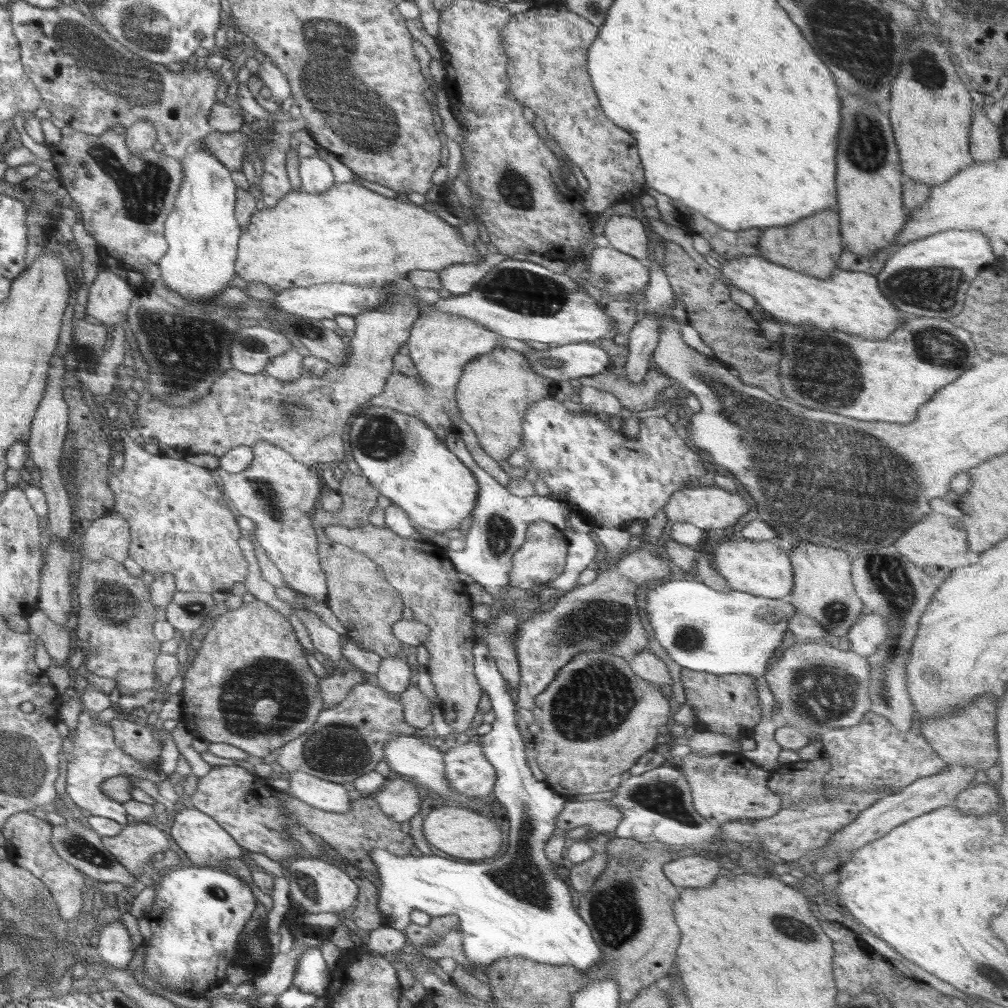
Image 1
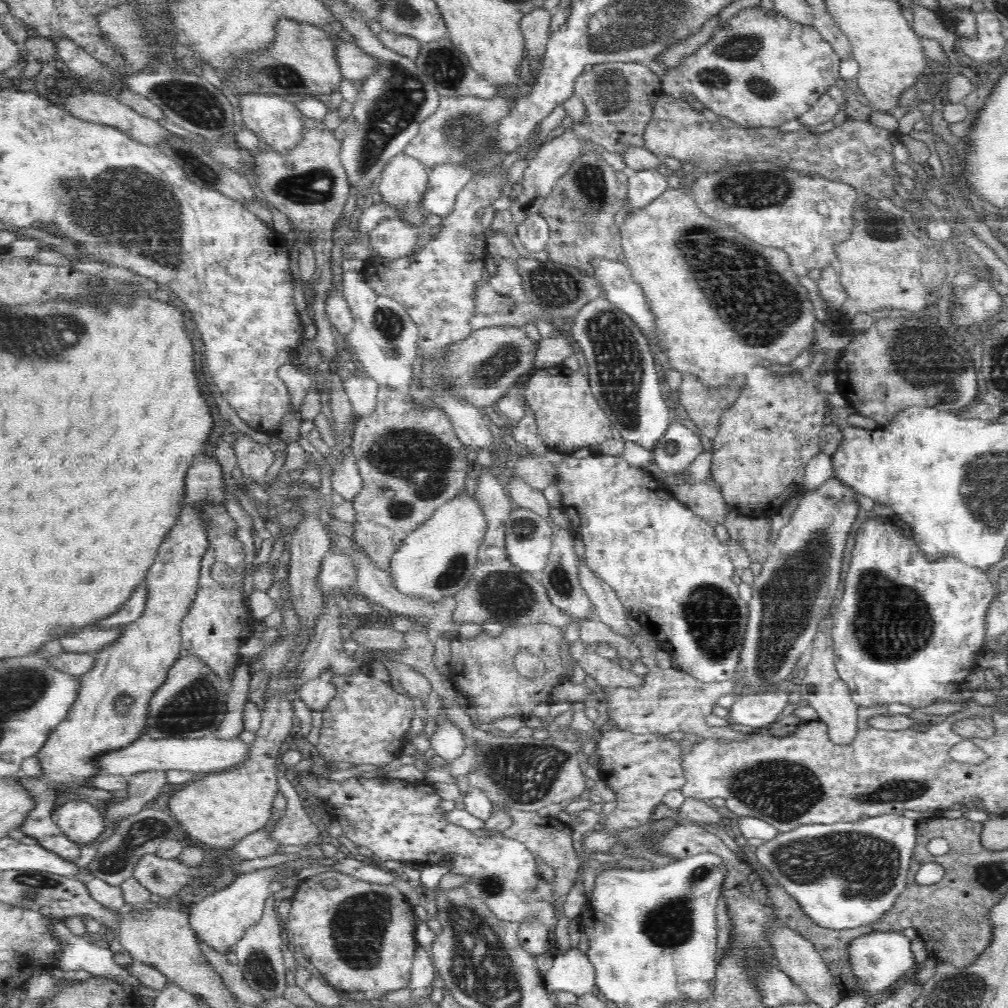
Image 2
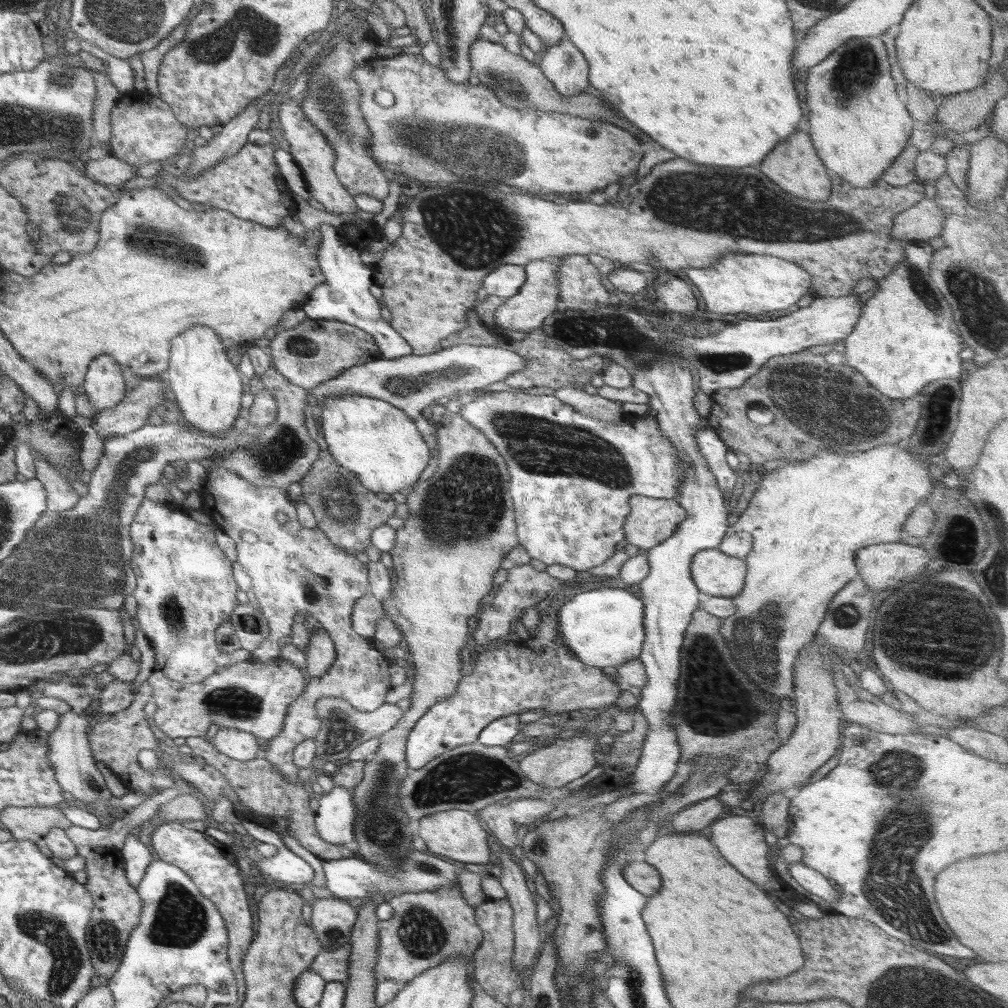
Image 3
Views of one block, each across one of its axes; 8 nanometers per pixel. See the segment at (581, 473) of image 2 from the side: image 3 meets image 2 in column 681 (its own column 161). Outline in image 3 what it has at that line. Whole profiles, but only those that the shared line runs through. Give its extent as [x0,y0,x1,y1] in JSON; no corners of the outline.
[130,498,252,683]

